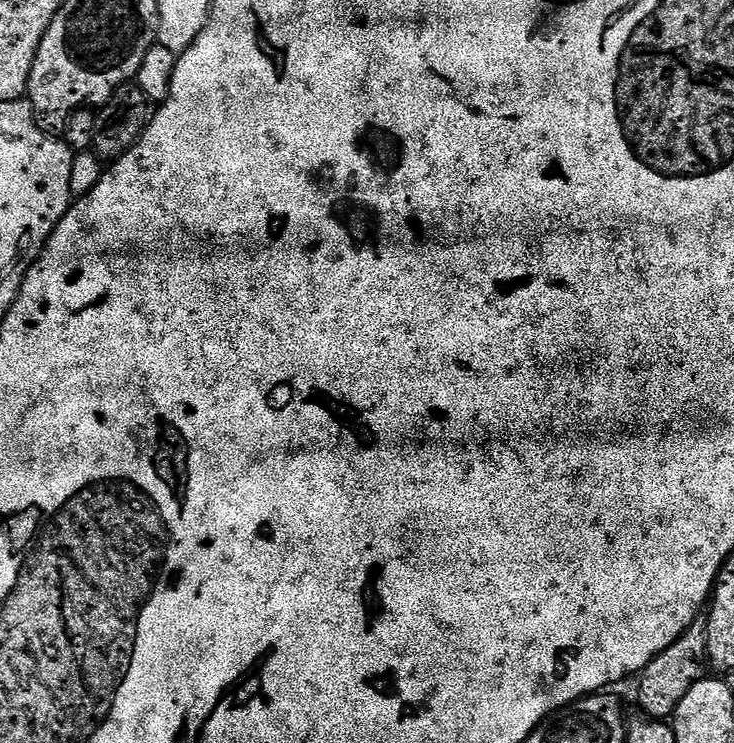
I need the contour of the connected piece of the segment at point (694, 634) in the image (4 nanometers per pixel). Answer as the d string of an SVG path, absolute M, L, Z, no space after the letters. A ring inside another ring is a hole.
M698 618L678 638L678 642L670 642L662 654L658 654L639 673L640 689L636 692L636 700L645 717L649 720L667 721L676 712L678 702L686 698L686 690L690 690L692 681L705 679L704 664L708 659L708 625L703 619Z

